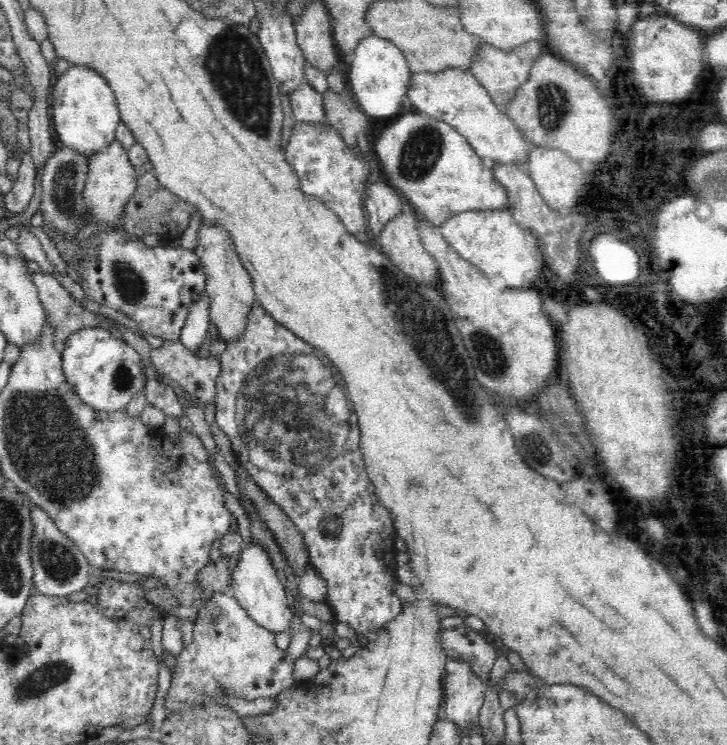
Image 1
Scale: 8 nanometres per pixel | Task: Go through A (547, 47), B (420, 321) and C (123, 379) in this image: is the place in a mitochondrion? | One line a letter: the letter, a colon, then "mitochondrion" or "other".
A: other
B: mitochondrion
C: mitochondrion

